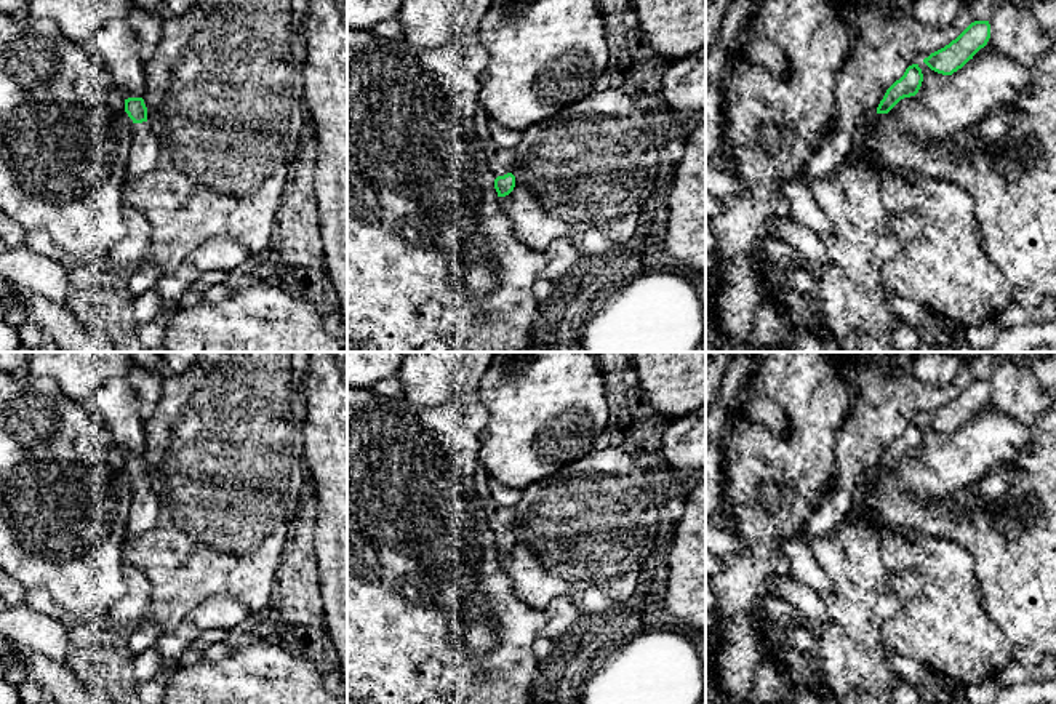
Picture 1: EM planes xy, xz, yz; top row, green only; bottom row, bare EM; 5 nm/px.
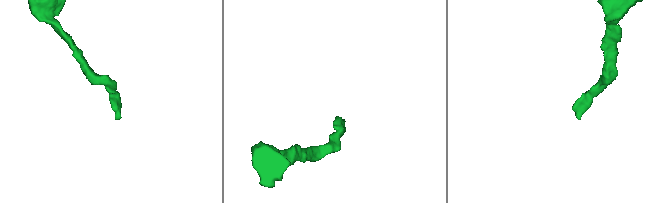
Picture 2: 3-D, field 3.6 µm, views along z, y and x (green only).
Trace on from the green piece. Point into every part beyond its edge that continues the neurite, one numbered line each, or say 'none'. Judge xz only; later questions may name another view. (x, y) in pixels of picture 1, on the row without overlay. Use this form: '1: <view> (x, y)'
1: xz (501, 519)

